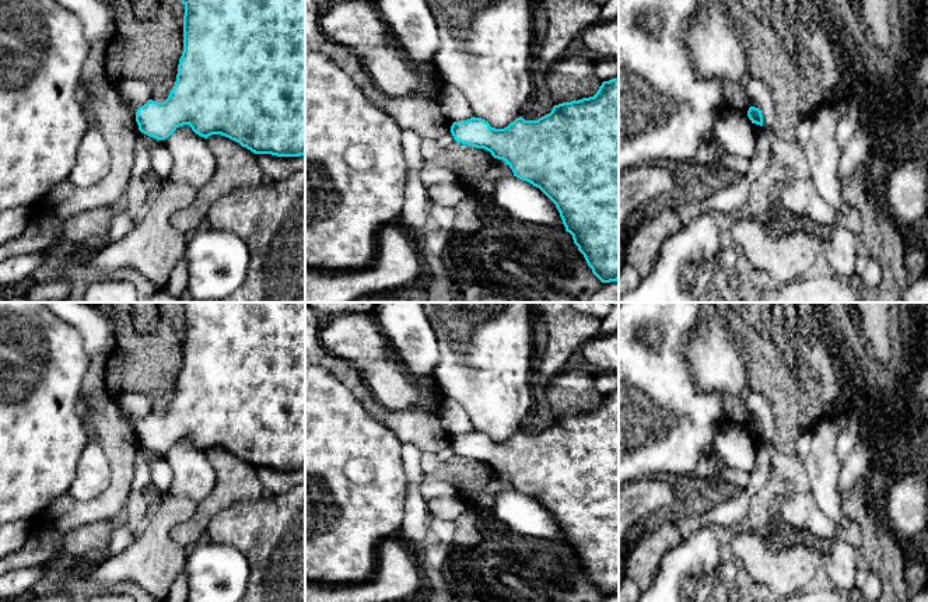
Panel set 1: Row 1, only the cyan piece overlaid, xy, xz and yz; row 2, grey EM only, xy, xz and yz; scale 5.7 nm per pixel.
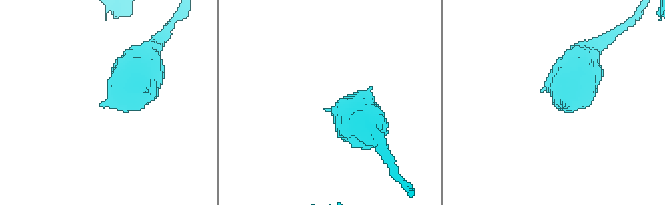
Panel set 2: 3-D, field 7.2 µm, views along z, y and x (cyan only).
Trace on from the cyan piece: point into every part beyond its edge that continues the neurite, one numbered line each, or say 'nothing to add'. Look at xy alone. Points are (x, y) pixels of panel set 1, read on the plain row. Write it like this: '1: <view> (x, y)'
nothing to add

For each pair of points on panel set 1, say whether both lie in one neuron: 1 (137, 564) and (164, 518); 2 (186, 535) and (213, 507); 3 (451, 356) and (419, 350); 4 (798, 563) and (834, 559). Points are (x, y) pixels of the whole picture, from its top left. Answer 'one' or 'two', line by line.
1: one
2: one
3: two
4: two

